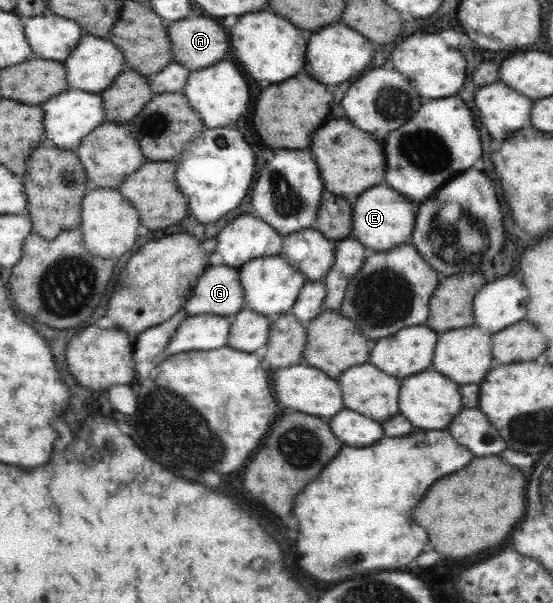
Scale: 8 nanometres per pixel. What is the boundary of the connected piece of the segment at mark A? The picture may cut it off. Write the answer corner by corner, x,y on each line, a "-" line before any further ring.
192,17
173,21
166,30
172,61
190,72
220,61
228,51
224,29
210,19

